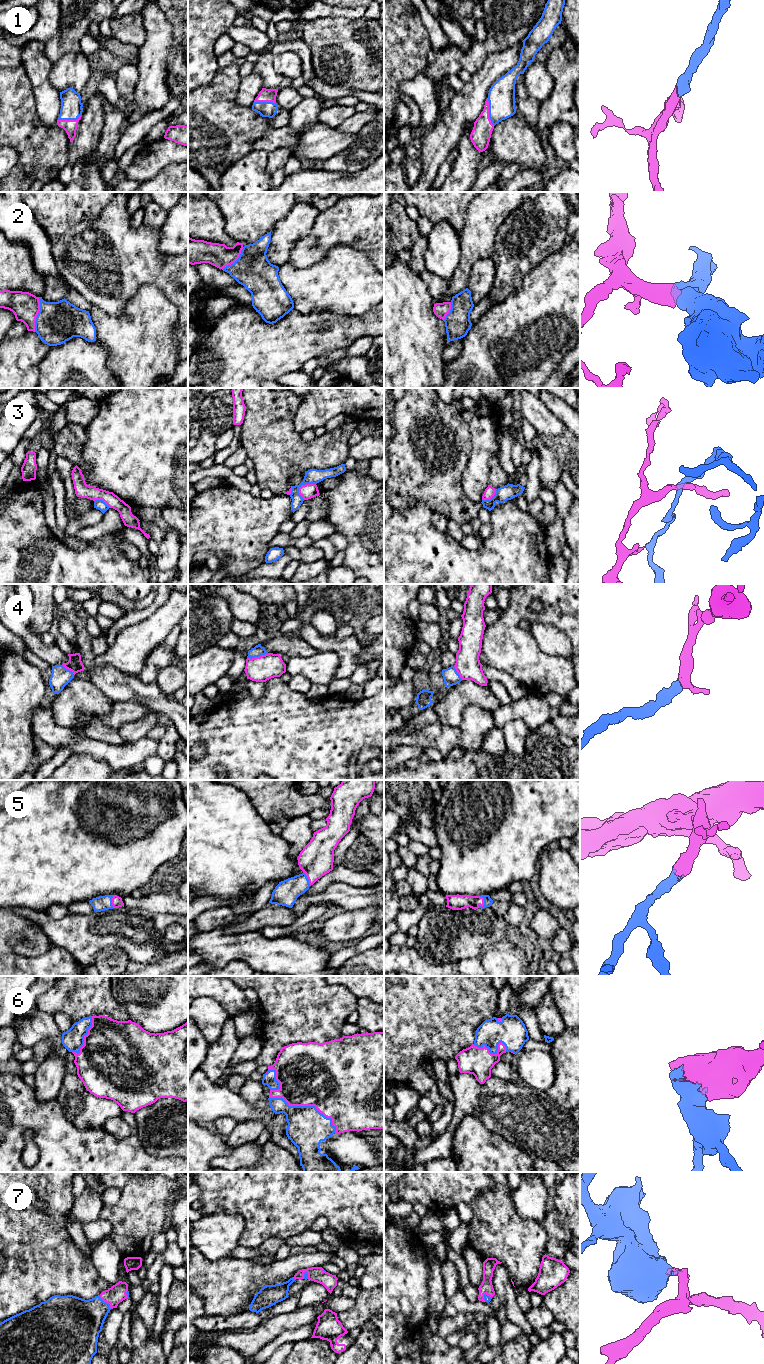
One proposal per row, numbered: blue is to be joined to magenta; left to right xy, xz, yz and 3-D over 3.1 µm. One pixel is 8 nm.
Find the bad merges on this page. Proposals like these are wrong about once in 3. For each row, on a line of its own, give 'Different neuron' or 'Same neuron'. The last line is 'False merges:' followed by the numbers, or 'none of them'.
1: Same neuron
2: Same neuron
3: Different neuron
4: Same neuron
5: Same neuron
6: Same neuron
7: Same neuron
False merges: 3

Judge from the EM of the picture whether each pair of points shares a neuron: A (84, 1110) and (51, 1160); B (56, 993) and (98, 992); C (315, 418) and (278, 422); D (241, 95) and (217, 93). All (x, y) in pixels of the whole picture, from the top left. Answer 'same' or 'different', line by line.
A: different
B: same
C: different
D: different

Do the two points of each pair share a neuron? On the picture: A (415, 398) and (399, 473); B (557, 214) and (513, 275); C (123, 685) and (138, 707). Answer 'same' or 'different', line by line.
A: same
B: same
C: different

